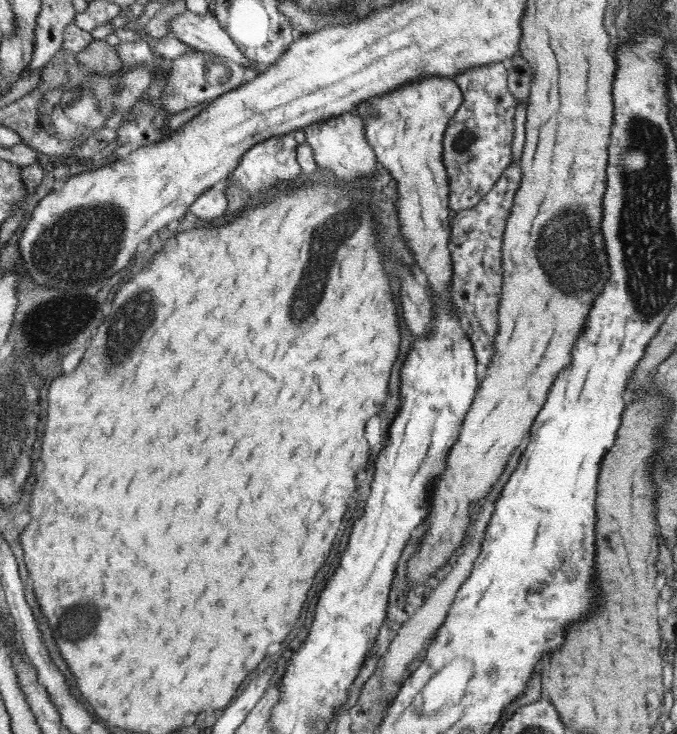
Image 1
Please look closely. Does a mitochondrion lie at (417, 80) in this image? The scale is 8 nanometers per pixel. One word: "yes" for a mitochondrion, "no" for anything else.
no

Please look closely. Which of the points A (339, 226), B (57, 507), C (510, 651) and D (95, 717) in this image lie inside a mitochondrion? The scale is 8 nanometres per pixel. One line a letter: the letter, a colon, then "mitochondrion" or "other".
A: mitochondrion
B: other
C: other
D: other

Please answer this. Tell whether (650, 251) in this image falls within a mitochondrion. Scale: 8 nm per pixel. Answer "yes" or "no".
yes

